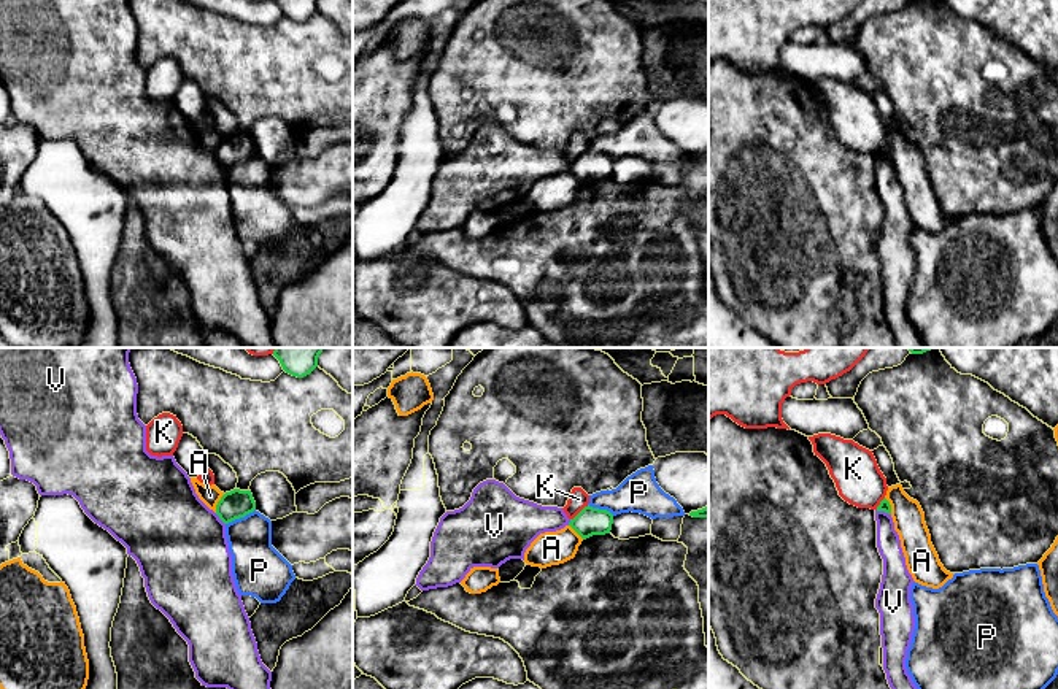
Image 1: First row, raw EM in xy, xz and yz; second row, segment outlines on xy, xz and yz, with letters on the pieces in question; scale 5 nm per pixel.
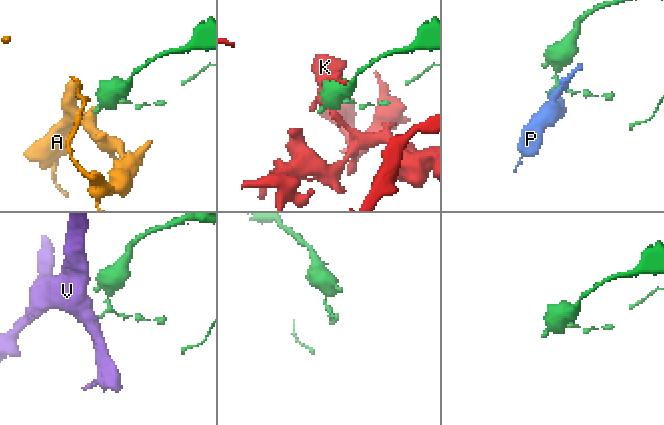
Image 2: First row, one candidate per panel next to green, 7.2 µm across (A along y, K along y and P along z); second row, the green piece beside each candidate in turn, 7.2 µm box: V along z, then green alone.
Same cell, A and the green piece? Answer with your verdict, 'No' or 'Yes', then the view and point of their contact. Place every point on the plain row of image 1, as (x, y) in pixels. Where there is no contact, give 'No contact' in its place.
No. Touches green at xy (218, 148)

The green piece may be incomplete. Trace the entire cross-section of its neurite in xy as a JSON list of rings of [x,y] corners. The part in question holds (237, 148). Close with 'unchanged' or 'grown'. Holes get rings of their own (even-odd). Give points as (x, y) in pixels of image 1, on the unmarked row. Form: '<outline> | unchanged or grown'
[[[234,133],[226,137],[216,149],[216,159],[224,168],[245,162],[256,154],[251,135]]] | unchanged

